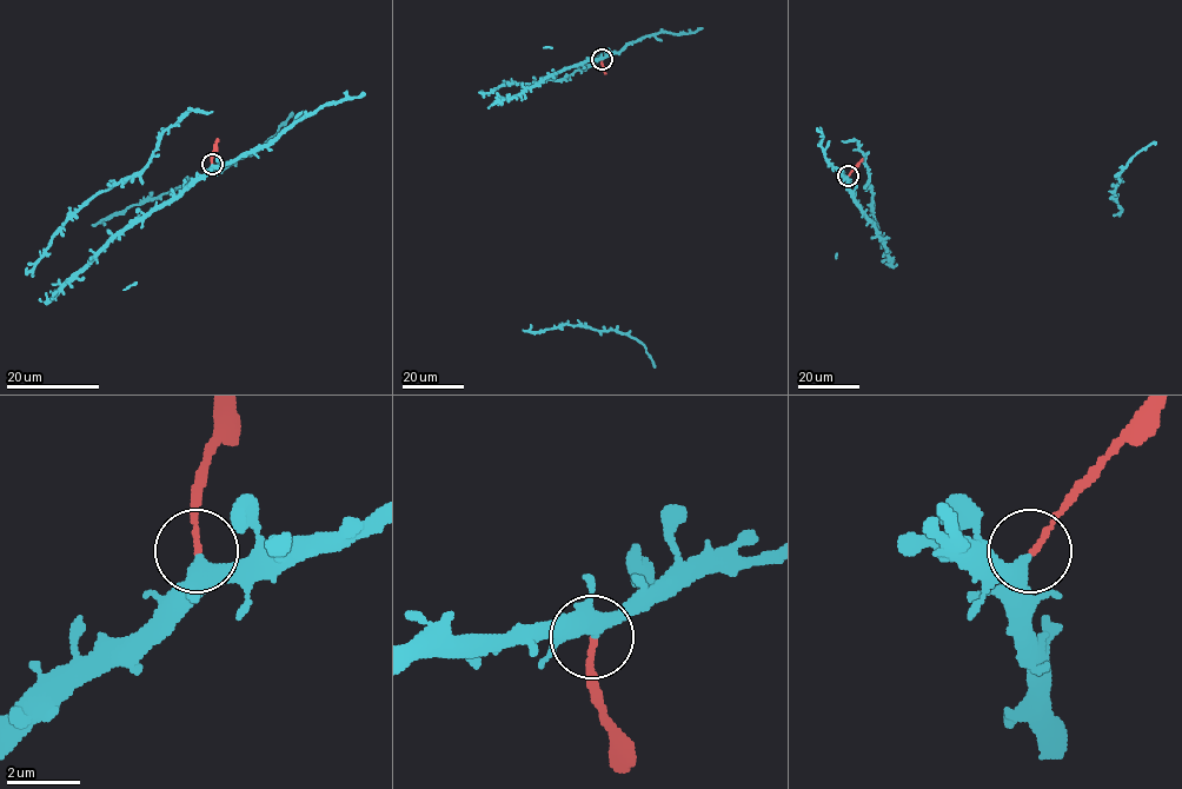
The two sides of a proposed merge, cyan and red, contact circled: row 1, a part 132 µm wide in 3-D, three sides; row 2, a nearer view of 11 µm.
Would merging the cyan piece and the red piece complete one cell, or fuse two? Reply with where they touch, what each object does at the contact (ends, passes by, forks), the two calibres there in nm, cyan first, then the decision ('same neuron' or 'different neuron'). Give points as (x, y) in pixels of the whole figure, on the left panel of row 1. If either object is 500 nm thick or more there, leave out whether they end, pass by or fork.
at (212, 164); cyan passes by; red ends there; 360 nm thick on the cyan side, 140 nm on the other; different neuron

